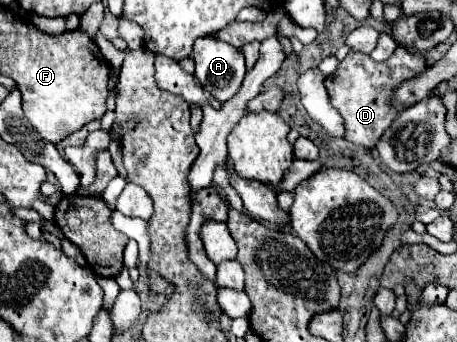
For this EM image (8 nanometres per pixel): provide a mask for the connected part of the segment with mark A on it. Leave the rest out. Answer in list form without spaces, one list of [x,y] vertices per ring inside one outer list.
[[[201,37],[193,45],[193,61],[195,77],[221,103],[239,91],[245,77],[245,57],[239,49],[223,41],[213,41],[213,37]]]

